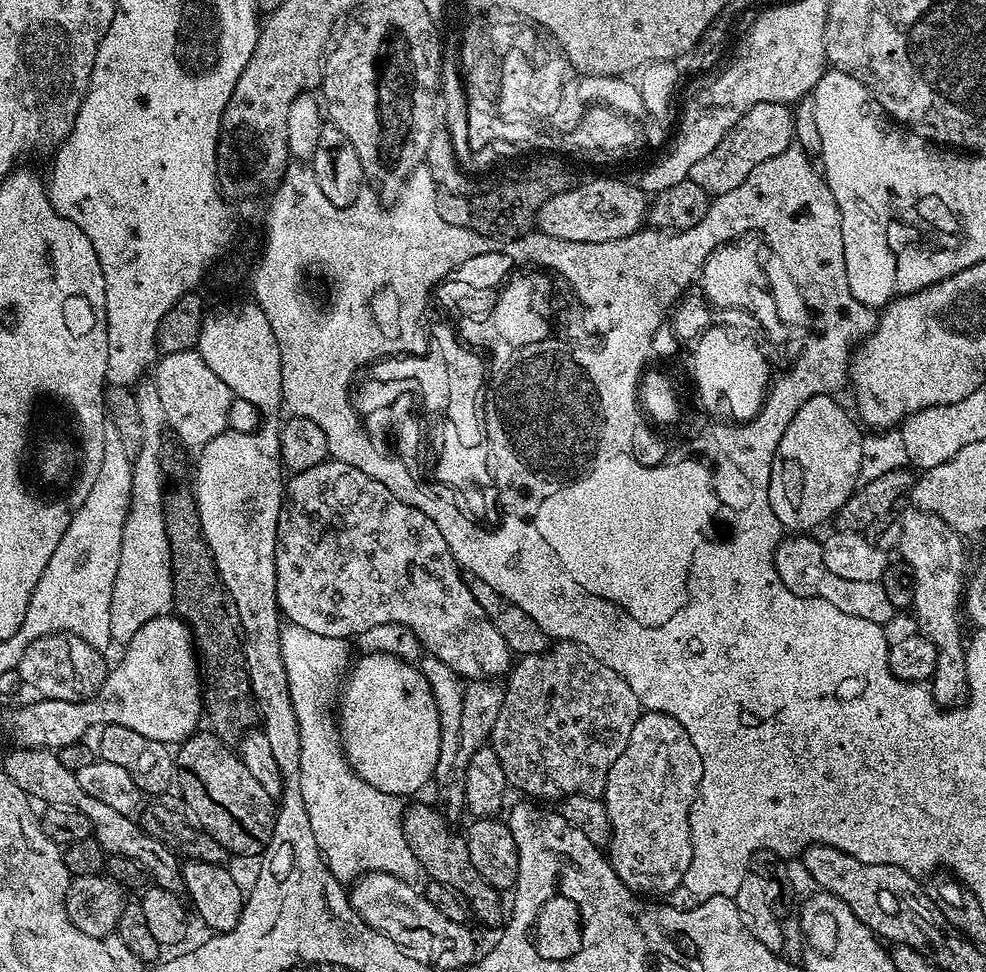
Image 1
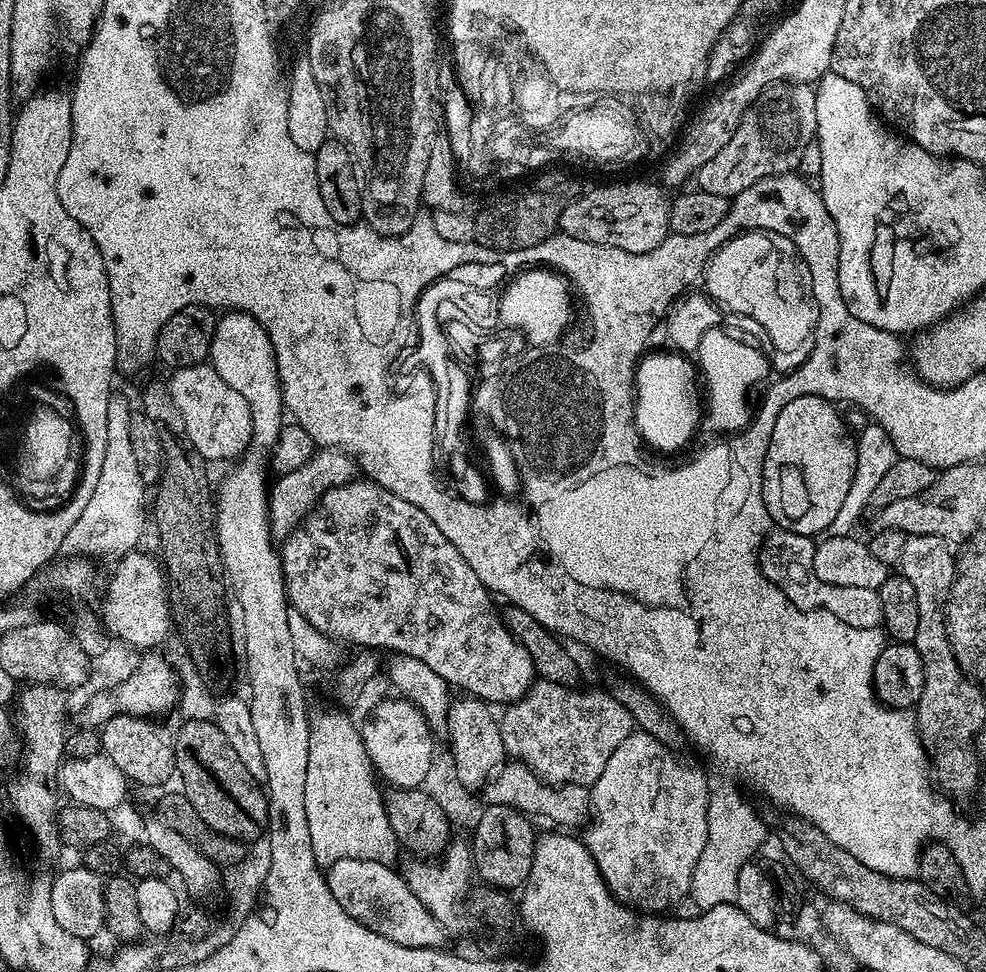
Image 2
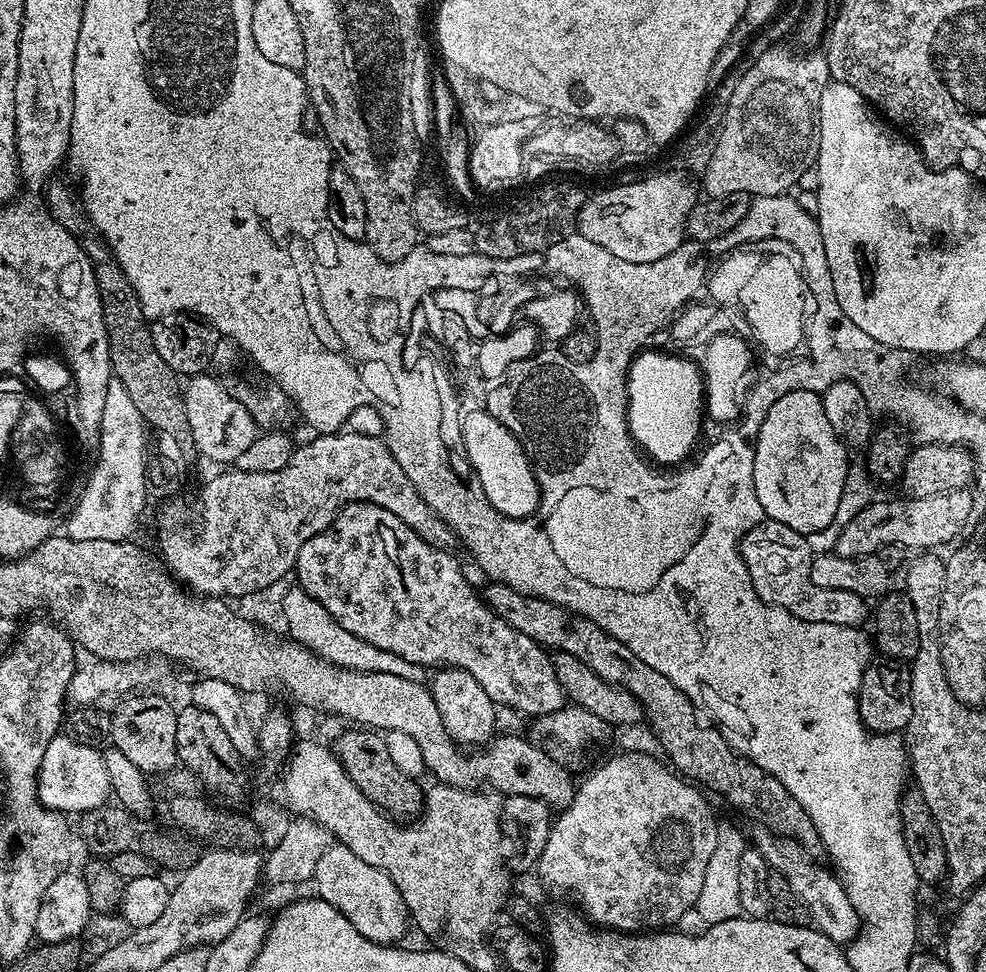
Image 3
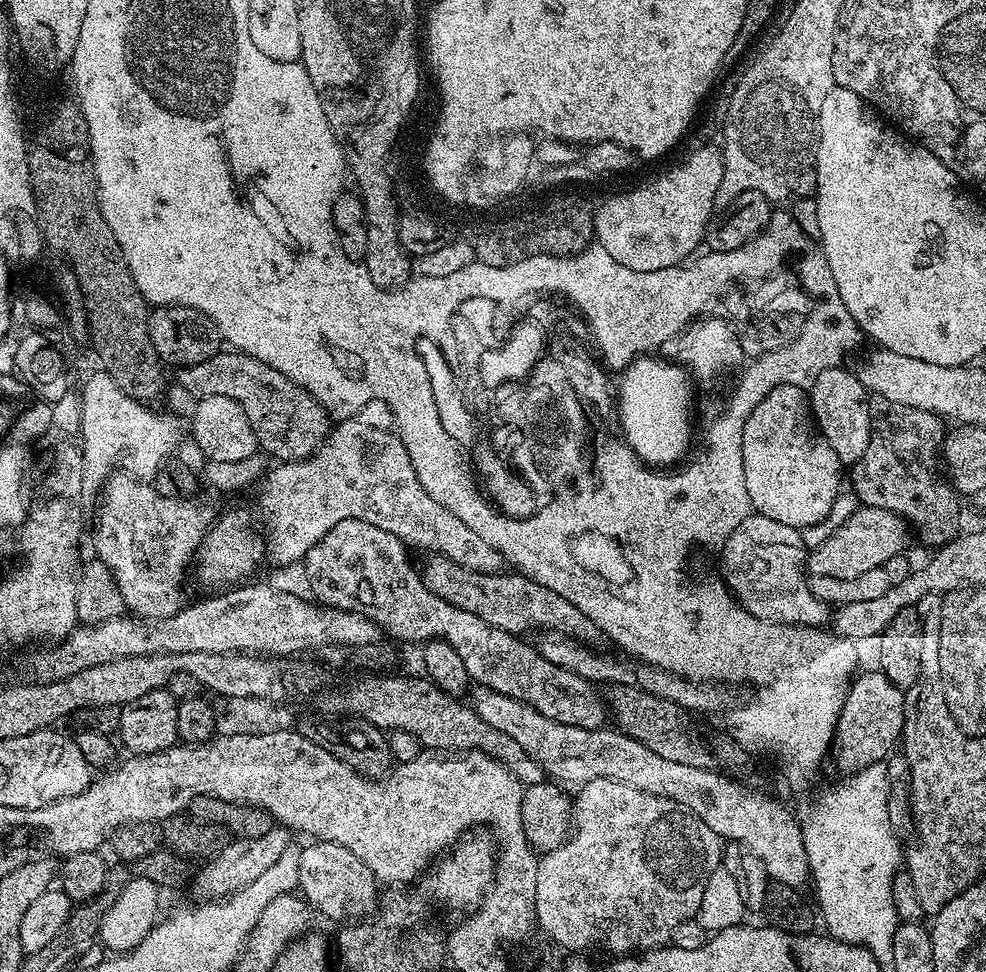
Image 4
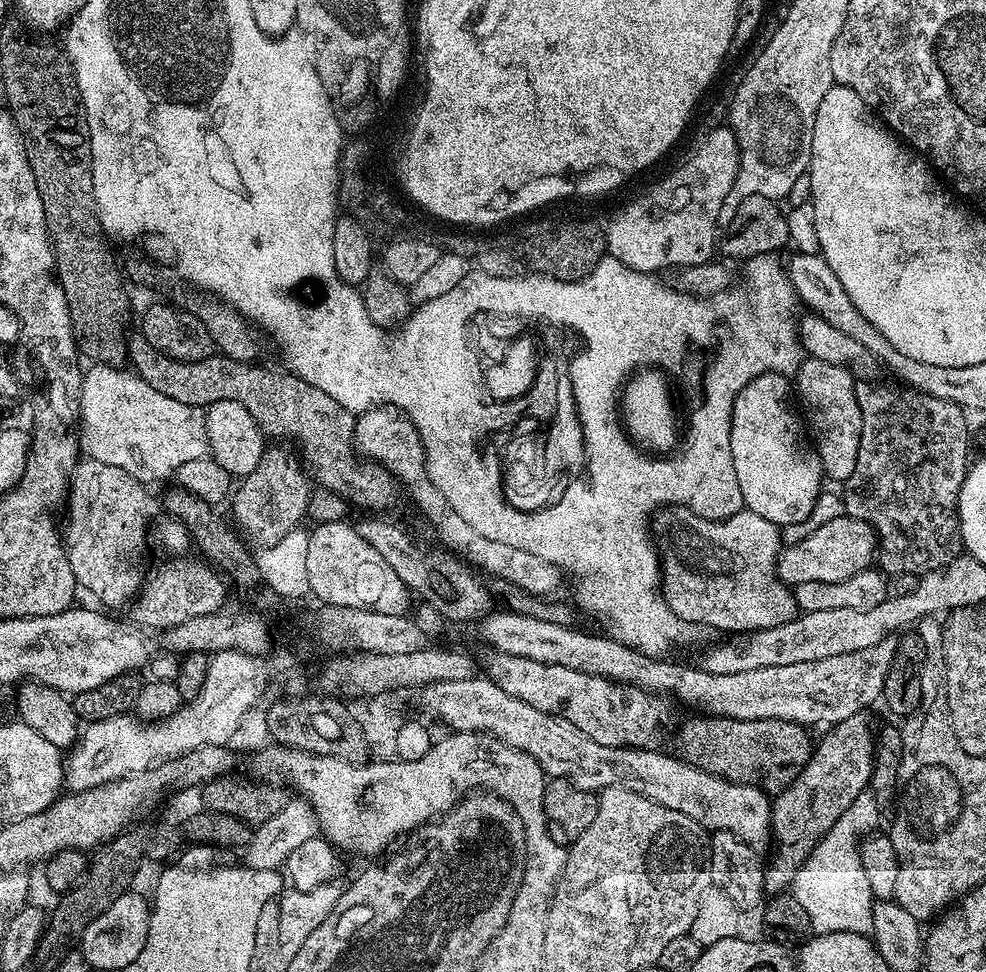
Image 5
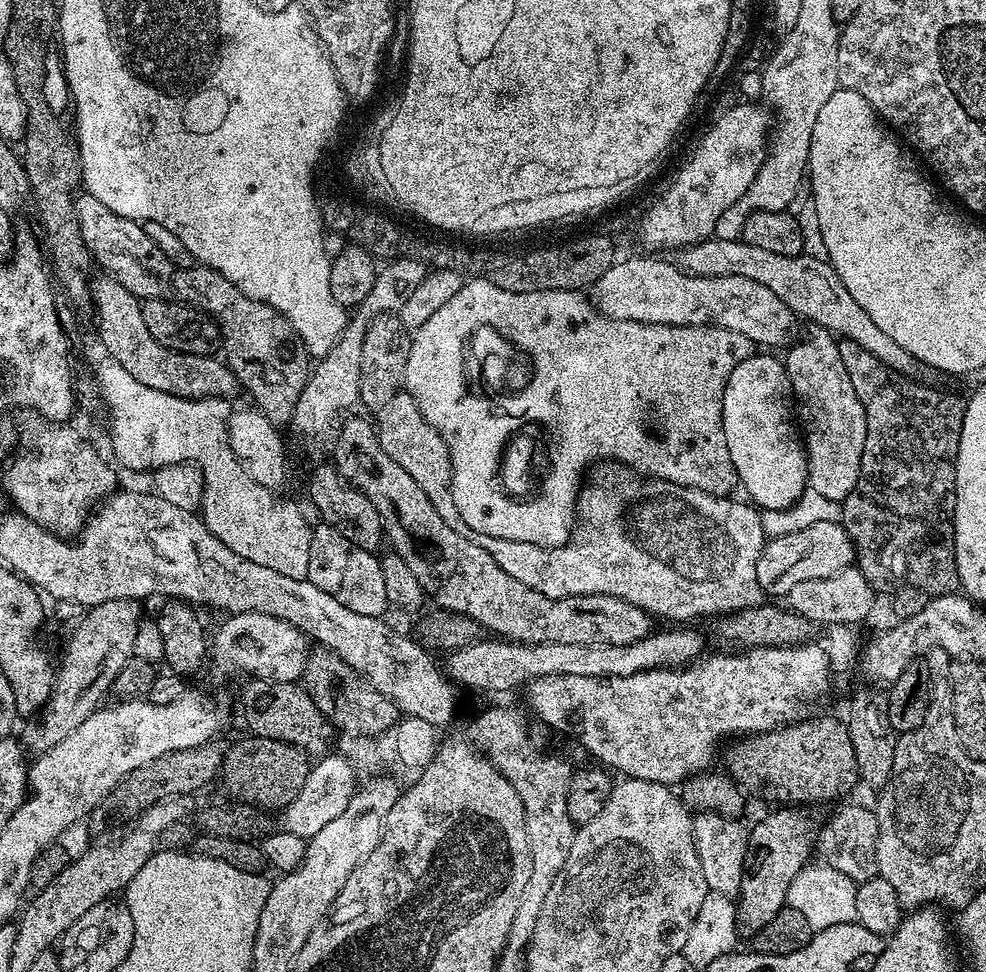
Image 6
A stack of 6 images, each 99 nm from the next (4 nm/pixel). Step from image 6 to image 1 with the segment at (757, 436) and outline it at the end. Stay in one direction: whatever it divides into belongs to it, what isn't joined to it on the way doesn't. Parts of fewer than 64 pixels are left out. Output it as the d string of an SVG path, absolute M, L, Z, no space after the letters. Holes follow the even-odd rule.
M815 396L802 402L798 414L786 426L786 434L782 434L772 459L768 483L770 506L781 529L804 534L823 520L831 521L856 491L865 433L860 432L861 425L849 412L832 396Z

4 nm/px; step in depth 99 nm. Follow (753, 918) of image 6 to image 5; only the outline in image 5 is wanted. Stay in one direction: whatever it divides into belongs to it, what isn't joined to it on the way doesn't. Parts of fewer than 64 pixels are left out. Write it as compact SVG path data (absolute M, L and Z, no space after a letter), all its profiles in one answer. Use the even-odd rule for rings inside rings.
M867 711L854 714L831 725L821 740L815 741L812 756L806 766L781 792L775 793L772 806L772 839L776 853L767 857L764 870L764 890L768 894L789 891L806 858L818 842L850 810L854 798L865 795L872 782L872 767L876 761L874 728Z

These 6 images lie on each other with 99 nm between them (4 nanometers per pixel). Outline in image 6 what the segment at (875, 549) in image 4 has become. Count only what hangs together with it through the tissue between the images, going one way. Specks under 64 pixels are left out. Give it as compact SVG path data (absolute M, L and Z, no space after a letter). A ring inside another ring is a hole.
M818 522L815 526L806 526L806 530L794 530L794 534L771 537L765 543L758 558L758 586L765 597L784 598L790 586L798 582L807 582L809 578L830 578L830 574L838 574L853 564L852 540L843 524Z

